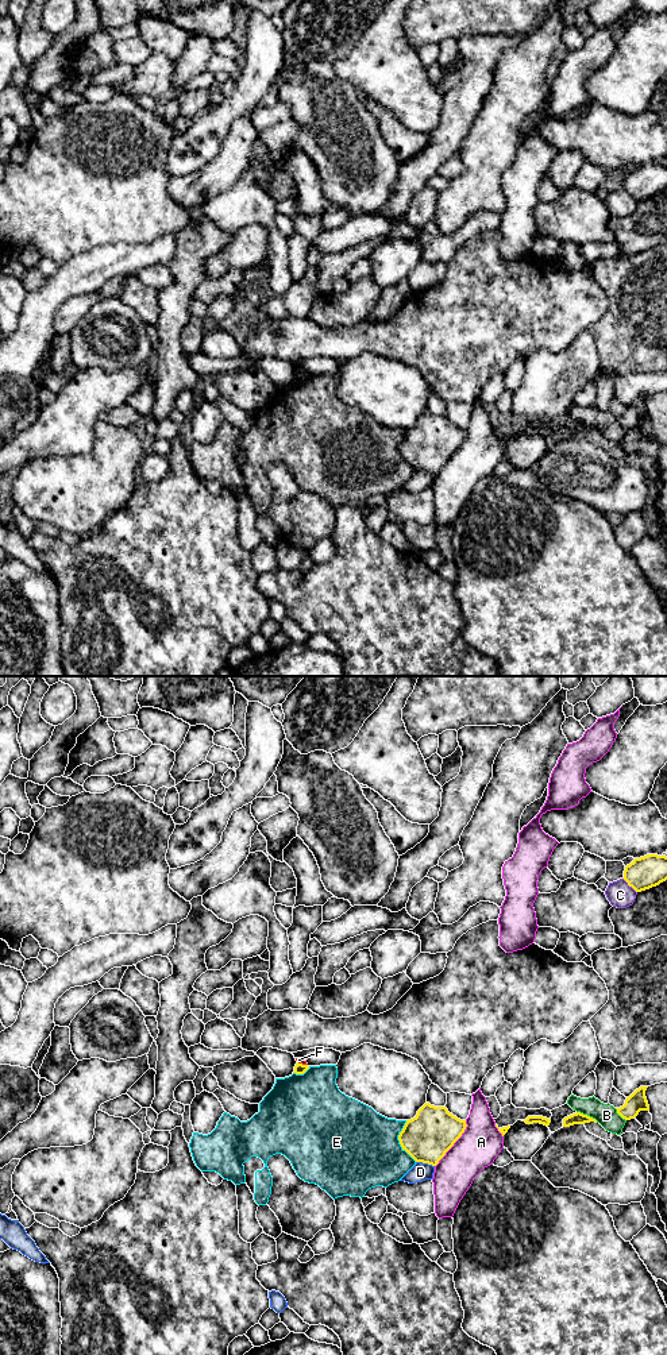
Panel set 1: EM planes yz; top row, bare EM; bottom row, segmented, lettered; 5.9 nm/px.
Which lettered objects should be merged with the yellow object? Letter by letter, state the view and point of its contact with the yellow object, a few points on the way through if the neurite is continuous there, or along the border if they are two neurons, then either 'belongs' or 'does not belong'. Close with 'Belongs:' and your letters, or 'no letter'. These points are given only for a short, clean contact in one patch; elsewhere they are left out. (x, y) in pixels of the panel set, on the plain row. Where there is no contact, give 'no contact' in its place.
A: yz (454, 451) | along yz (466, 429), (466, 437), (462, 444), (435, 475) | does not belong
B: yz (586, 424) | does not belong
C: yz (629, 195) | does not belong
D: yz (425, 471) | does not belong
E: yz (398, 448) | does not belong
F: yz (301, 373) | along yz (297, 370), (307, 374) | does not belong
Belongs: no letter

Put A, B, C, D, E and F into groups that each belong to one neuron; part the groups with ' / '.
A / B / C / D / E / F

